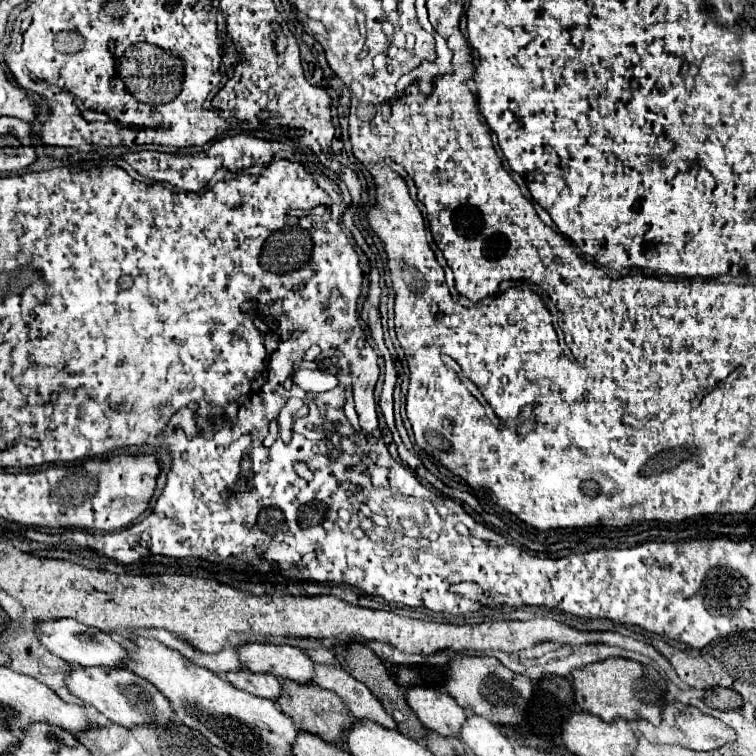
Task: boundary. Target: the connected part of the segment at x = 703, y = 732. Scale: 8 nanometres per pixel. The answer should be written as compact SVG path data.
M681 702L675 704L667 704L663 708L663 720L659 726L653 726L647 720L639 720L637 728L641 730L641 734L651 742L651 744L679 744L685 748L693 748L693 750L715 750L719 746L731 744L735 742L735 732L723 724L719 718L713 718L709 714L703 714L701 710L697 710L695 706L685 706Z

